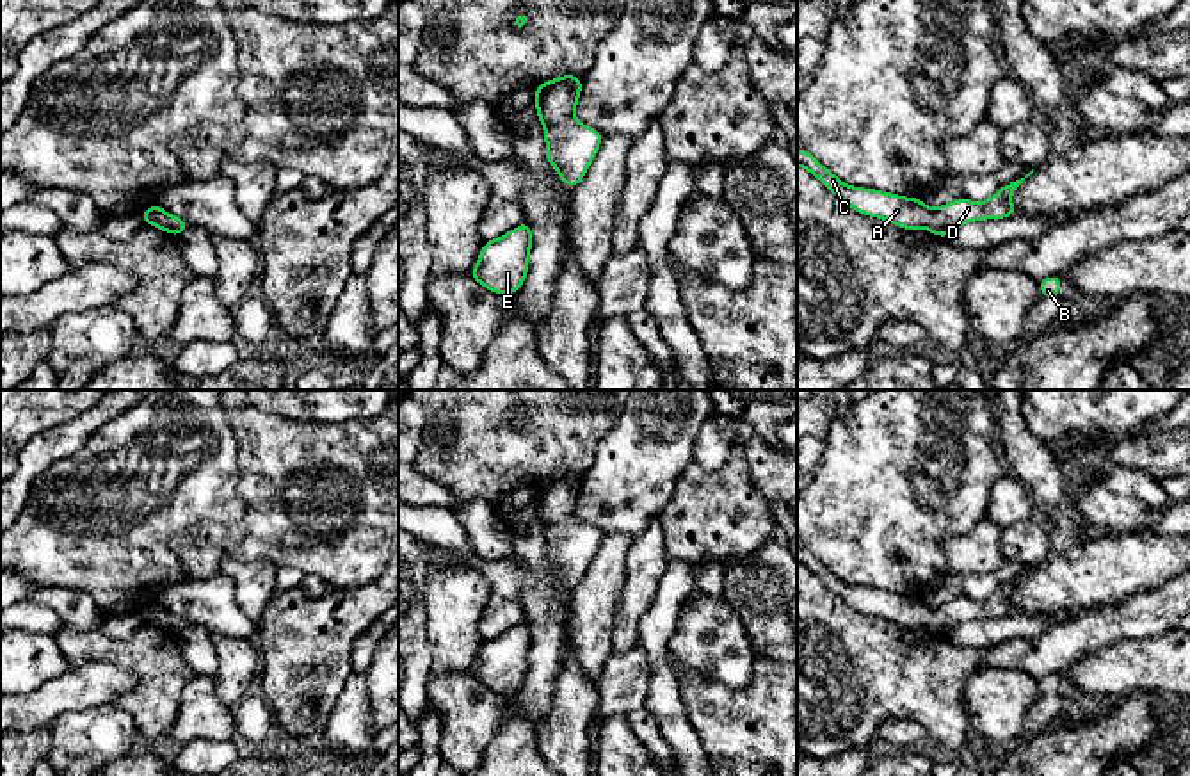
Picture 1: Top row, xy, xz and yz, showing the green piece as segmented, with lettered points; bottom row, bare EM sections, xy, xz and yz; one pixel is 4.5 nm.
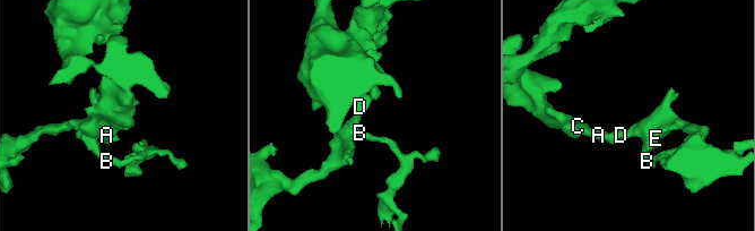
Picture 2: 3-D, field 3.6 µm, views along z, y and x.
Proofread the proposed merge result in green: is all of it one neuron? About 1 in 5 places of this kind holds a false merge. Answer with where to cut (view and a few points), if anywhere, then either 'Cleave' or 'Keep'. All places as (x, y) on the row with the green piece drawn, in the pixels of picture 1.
No split. Keep

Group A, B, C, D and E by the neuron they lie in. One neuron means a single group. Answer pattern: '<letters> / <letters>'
A B C D E

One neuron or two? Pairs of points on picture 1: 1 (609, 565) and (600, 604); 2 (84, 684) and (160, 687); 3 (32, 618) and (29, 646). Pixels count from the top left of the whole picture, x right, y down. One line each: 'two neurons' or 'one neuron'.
1: one neuron
2: two neurons
3: two neurons

